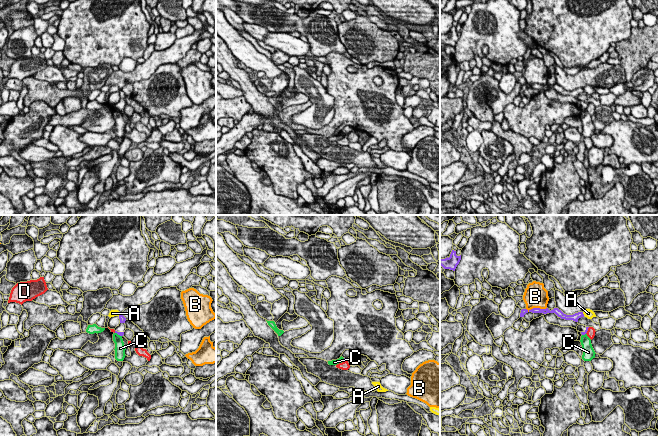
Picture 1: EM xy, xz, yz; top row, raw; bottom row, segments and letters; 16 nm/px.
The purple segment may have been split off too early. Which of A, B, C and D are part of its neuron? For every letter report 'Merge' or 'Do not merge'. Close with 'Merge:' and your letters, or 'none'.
A: Do not merge
B: Do not merge
C: Do not merge
D: Do not merge
Merge: none

